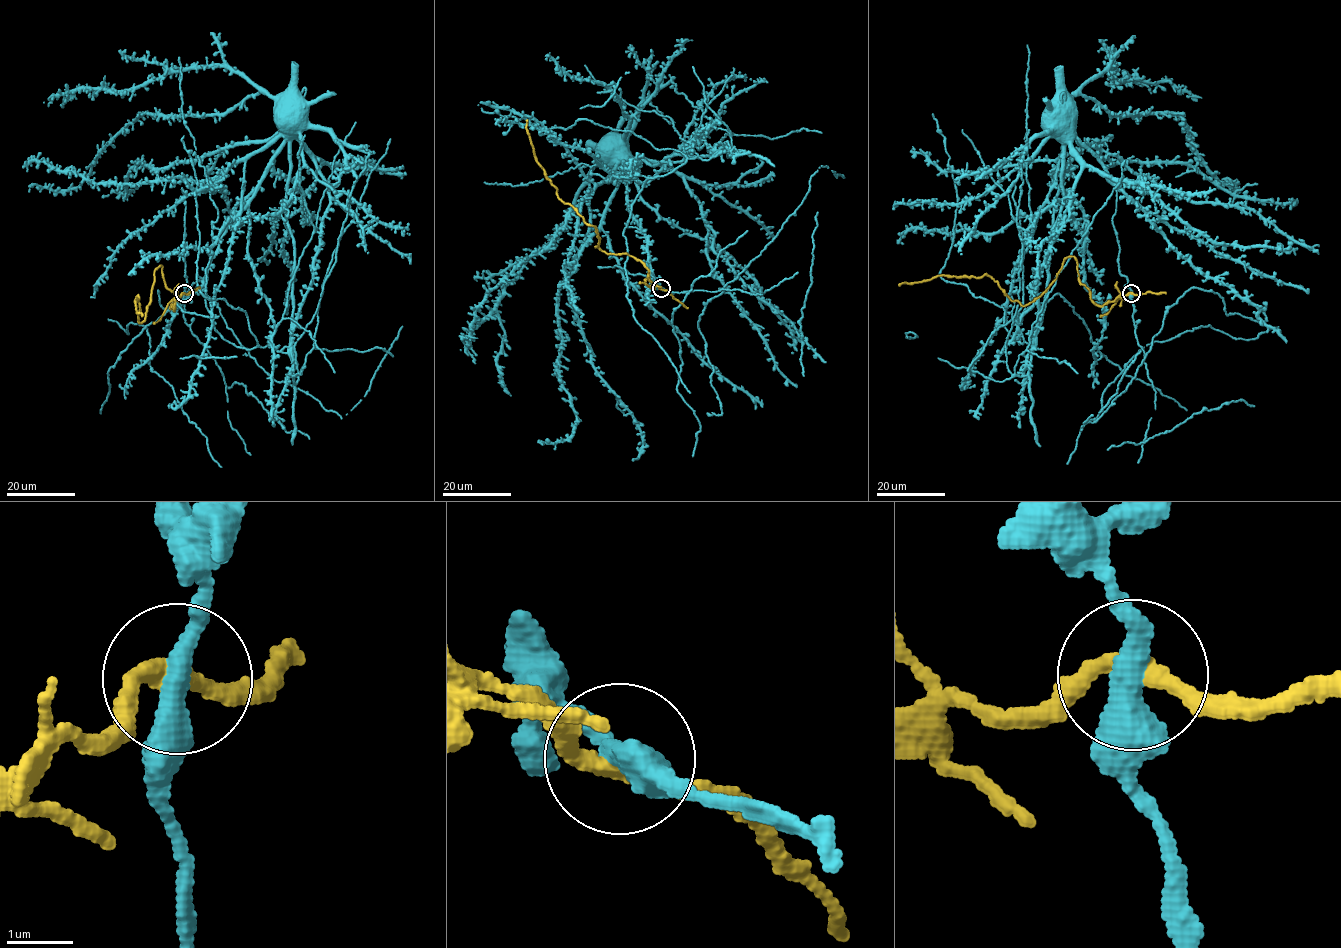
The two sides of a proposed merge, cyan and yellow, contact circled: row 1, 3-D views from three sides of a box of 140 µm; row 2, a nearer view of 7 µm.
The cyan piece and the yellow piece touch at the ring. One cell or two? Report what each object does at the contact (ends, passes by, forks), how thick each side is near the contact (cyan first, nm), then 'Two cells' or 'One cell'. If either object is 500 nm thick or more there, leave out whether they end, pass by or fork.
At the ring cyan passes by. At the ring yellow passes by. Thickness 380 nm (cyan) against 240 nm. Two cells

